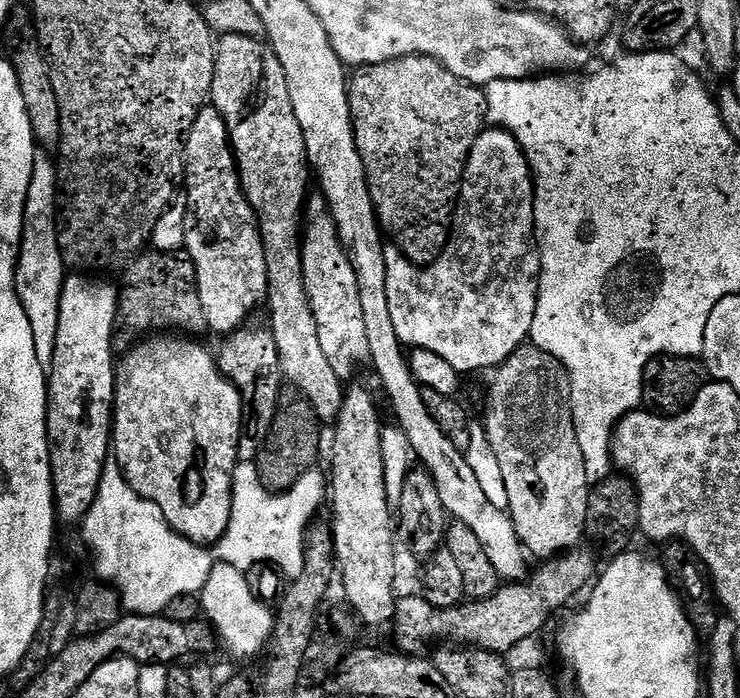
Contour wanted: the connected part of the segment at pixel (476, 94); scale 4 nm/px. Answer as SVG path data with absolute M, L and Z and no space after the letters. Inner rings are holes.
M403 56L381 64L367 65L351 77L348 101L356 145L381 229L394 239L395 247L412 264L427 266L444 253L454 223L454 205L460 198L460 183L474 142L485 131L488 107L484 88L459 80L446 66L429 56Z

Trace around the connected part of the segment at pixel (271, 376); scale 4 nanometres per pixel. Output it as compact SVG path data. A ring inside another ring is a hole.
M271 327L237 328L235 332L223 337L224 345L218 348L220 372L240 392L244 403L244 426L240 429L240 445L236 451L237 461L252 462L260 454L260 447L270 434L270 426L276 417L276 410L282 403L280 384L285 383L284 374L280 370L280 355L274 342Z

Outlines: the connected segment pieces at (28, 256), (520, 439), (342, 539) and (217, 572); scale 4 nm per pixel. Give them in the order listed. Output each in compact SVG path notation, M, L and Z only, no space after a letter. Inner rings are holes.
M24 218L24 233L20 243L20 258L16 261L16 293L26 310L26 318L30 318L30 330L34 330L34 350L38 354L38 362L45 370L51 369L54 362L54 350L58 338L58 314L60 313L60 295L66 269L64 259L58 246L58 238L48 234L46 228L40 228L40 222Z
M521 346L491 376L492 385L488 388L482 423L488 436L488 450L494 467L502 474L506 511L525 549L533 557L540 556L541 561L551 560L553 556L577 547L586 536L584 523L590 485L572 417L572 383L564 368L564 361L535 346Z
M349 387L344 393L340 413L334 421L336 437L332 440L332 476L330 472L330 508L332 504L332 541L336 547L338 580L344 583L344 596L351 611L364 624L380 628L396 619L396 544L398 532L394 527L394 506L386 494L386 470L382 462L384 428L380 424L380 408L364 388Z
M216 564L210 570L204 591L199 593L199 600L207 623L212 625L222 648L234 659L255 661L269 647L274 629L273 609L268 609L271 607L252 593L248 577L241 569L232 564Z

